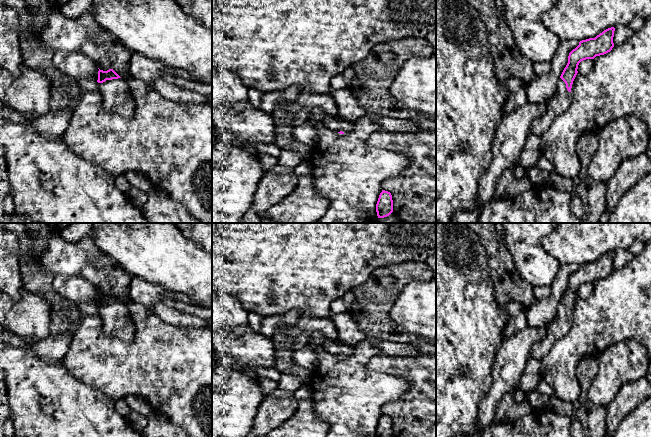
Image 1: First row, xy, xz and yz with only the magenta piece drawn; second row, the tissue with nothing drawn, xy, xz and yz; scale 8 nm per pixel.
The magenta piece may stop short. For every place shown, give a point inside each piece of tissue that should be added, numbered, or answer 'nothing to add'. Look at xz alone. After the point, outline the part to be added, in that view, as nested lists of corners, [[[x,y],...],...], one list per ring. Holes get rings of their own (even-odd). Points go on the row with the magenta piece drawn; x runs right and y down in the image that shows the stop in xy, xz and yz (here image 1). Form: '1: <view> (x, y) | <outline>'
1: xz (337, 124) | [[[338,116],[326,117],[323,123],[328,129],[336,131],[336,132],[342,131],[344,133],[349,133],[355,127],[355,122],[344,120]]]

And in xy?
1: xy (117, 99) | [[[123,78],[106,80],[99,83],[103,98],[103,107],[109,114],[131,117],[135,112],[135,102],[129,88],[129,82]]]

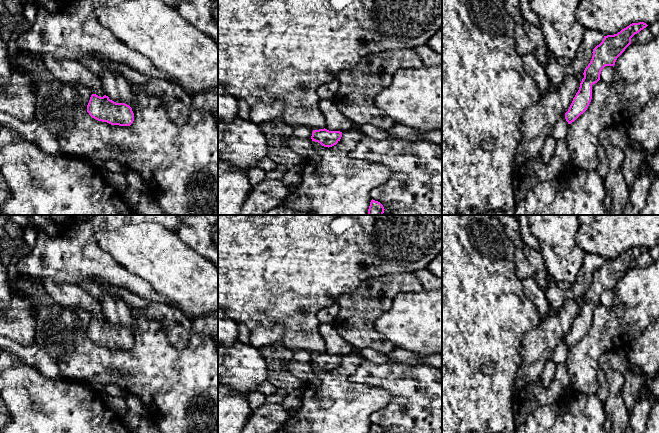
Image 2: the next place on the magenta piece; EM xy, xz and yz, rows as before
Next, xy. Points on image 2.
nothing to add

